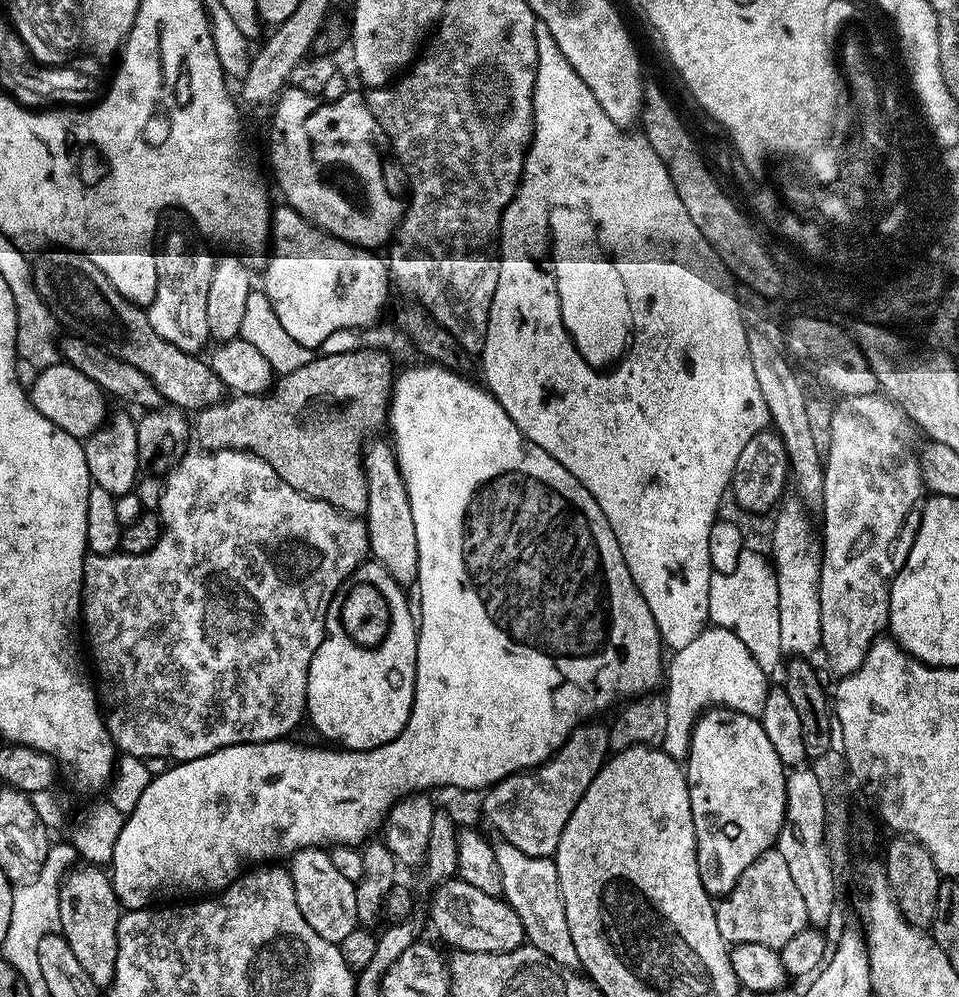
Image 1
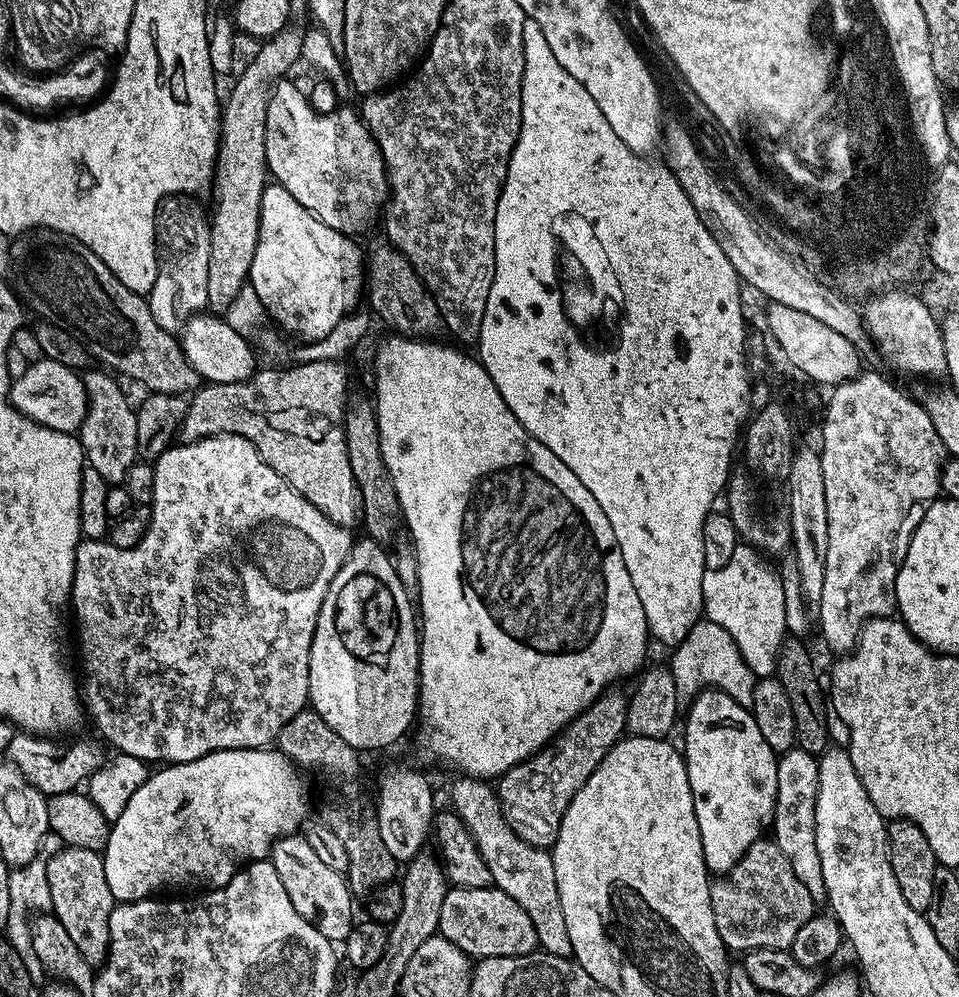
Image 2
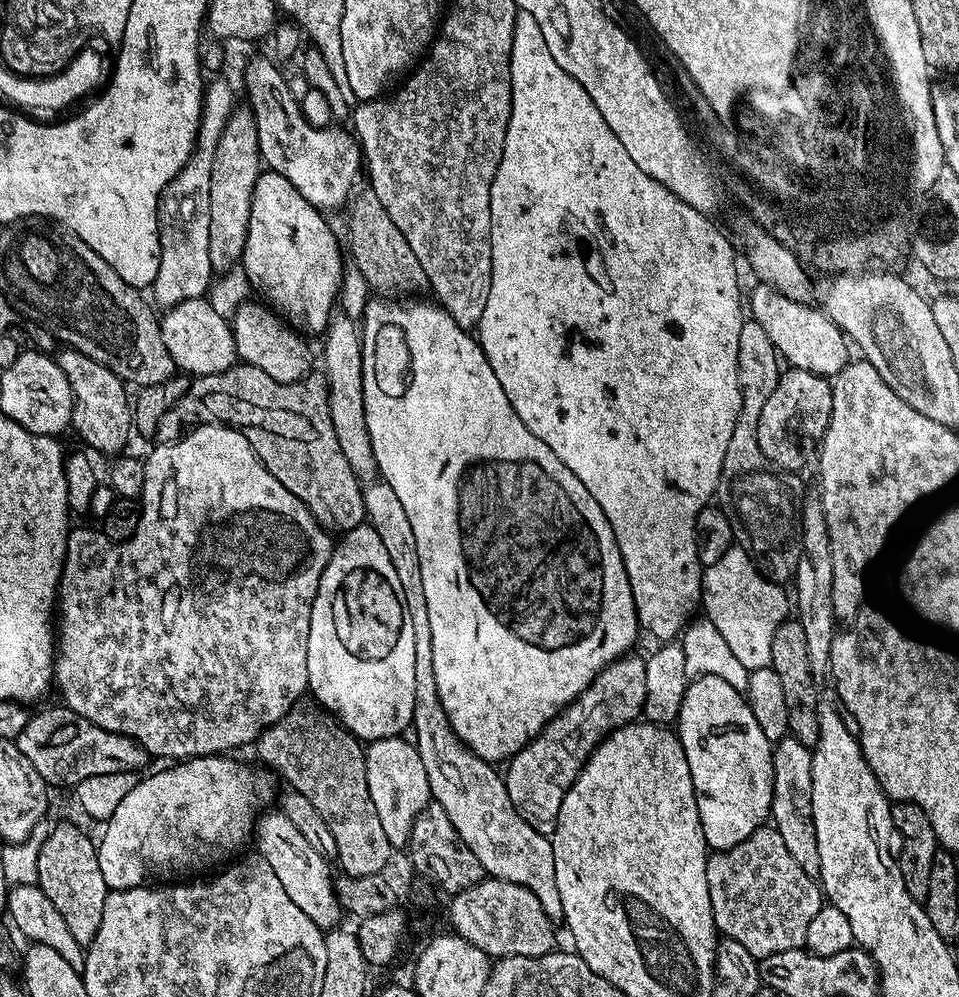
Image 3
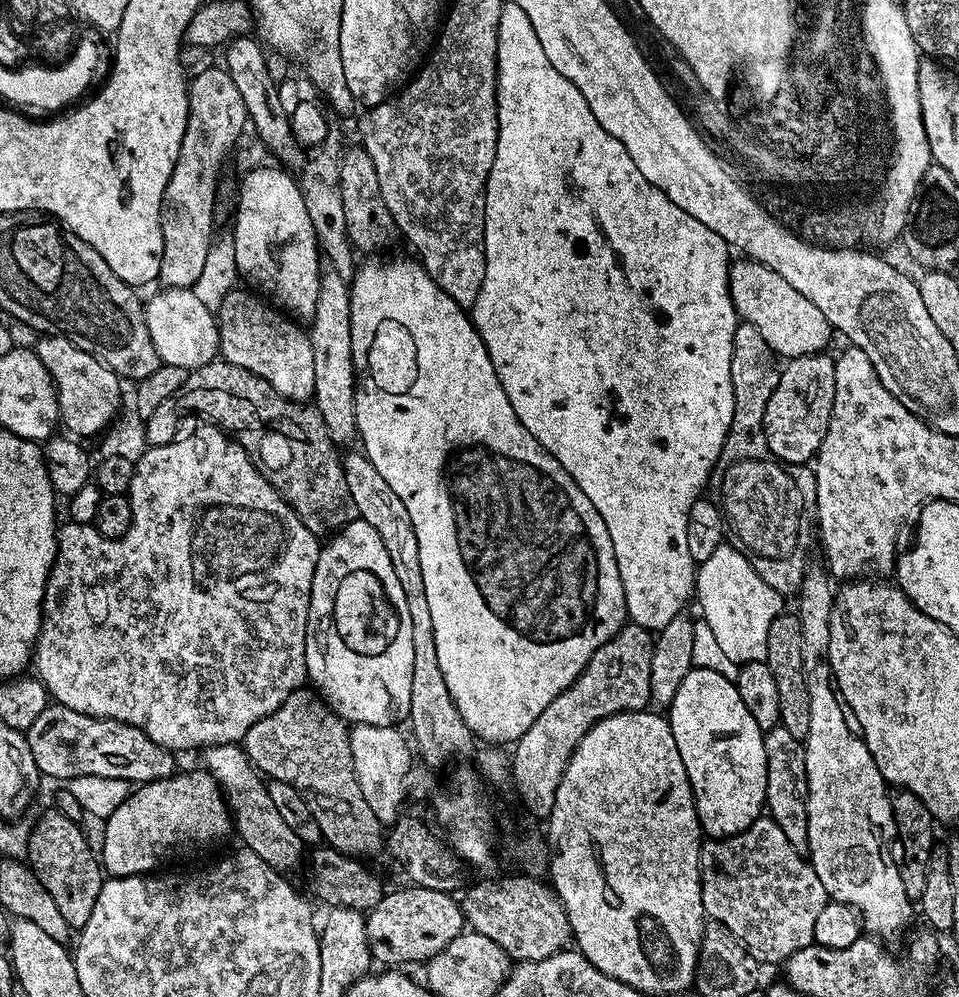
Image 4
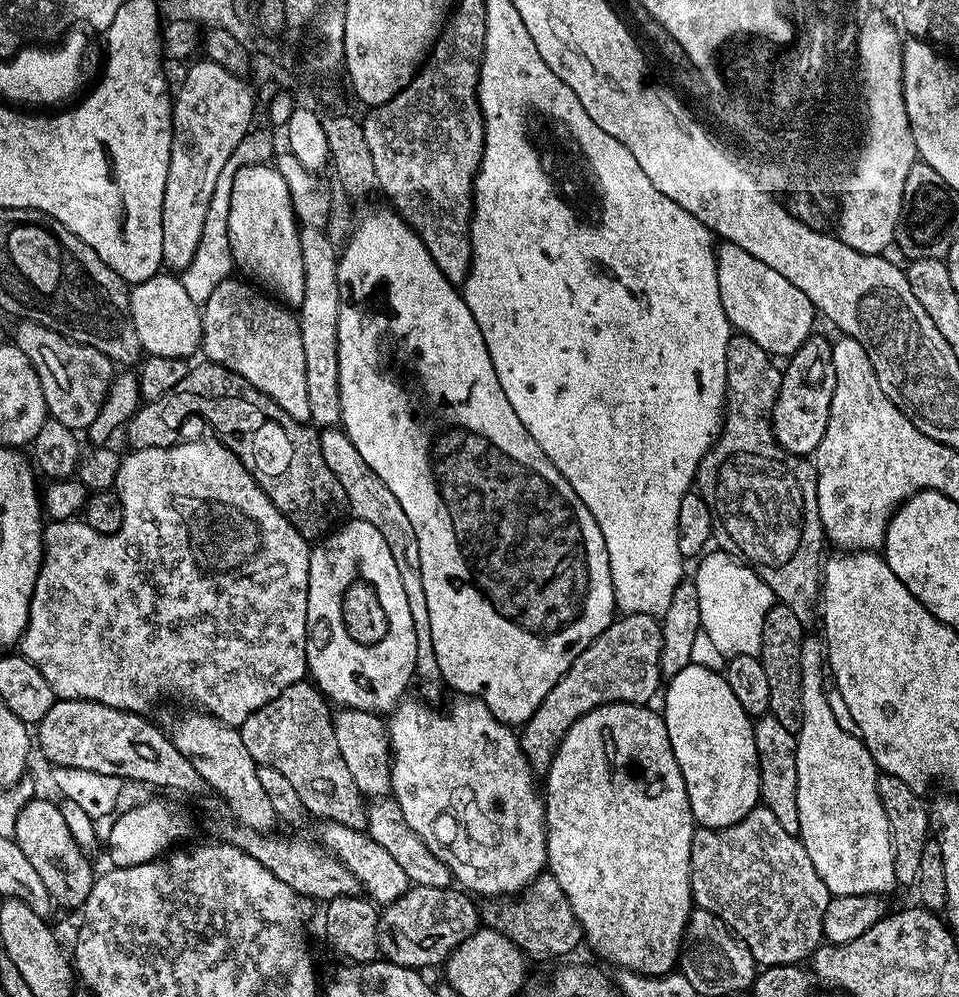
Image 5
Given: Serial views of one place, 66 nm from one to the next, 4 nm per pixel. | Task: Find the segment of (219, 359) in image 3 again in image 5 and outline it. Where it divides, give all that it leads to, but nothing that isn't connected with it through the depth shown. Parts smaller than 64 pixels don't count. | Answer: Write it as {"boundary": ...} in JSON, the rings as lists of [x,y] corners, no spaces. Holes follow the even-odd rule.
{"boundary":[[[158,274],[141,284],[131,285],[128,293],[128,305],[134,322],[134,330],[138,330],[138,342],[141,349],[150,356],[162,356],[164,358],[192,358],[195,352],[201,351],[202,322],[200,321],[201,309],[186,294],[186,286],[182,286],[179,275]]]}

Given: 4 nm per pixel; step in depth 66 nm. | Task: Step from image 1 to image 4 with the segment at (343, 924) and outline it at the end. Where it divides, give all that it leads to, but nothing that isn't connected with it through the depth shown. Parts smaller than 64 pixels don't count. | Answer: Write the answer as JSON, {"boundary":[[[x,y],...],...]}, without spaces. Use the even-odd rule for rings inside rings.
{"boundary":[[[216,744],[213,748],[203,749],[202,756],[203,767],[220,783],[220,790],[224,793],[225,801],[234,817],[235,835],[244,839],[243,847],[258,854],[264,864],[281,874],[287,873],[287,868],[298,867],[300,859],[303,856],[305,859],[306,845],[278,814],[278,809],[268,793],[267,783],[262,779],[261,773],[256,771],[243,747],[240,744]]]}

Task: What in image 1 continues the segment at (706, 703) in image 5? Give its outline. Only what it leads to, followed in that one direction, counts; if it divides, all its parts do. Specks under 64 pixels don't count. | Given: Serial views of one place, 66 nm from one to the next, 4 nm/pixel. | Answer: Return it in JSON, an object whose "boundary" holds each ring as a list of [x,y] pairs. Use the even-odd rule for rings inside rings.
{"boundary":[[[710,708],[696,719],[696,725],[692,731],[692,741],[686,761],[686,775],[688,778],[688,789],[690,790],[690,810],[694,814],[694,826],[696,827],[696,857],[698,858],[698,874],[702,878],[702,886],[707,890],[708,895],[713,898],[723,898],[742,878],[742,870],[750,866],[762,853],[769,851],[775,845],[778,834],[782,830],[782,822],[786,814],[786,767],[778,758],[773,743],[767,738],[759,719],[754,716],[747,716],[738,710],[729,708]]]}

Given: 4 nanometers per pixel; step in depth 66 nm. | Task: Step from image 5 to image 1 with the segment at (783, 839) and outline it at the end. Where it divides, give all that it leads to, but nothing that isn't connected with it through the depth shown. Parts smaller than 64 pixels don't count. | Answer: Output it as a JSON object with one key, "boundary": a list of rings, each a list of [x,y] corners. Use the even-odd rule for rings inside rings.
{"boundary":[[[769,850],[742,870],[742,878],[738,878],[734,890],[716,904],[716,921],[722,938],[729,945],[758,942],[777,950],[809,925],[806,900],[795,887],[790,866],[786,866],[782,854]]]}

